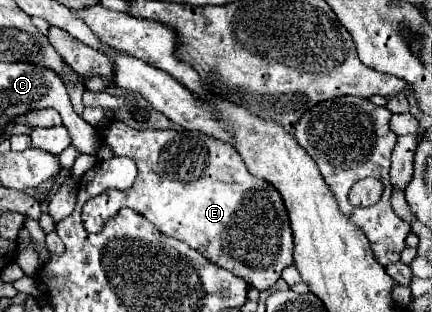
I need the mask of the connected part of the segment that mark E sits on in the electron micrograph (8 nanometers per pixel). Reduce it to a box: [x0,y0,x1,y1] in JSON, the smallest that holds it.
[82,120,294,292]

